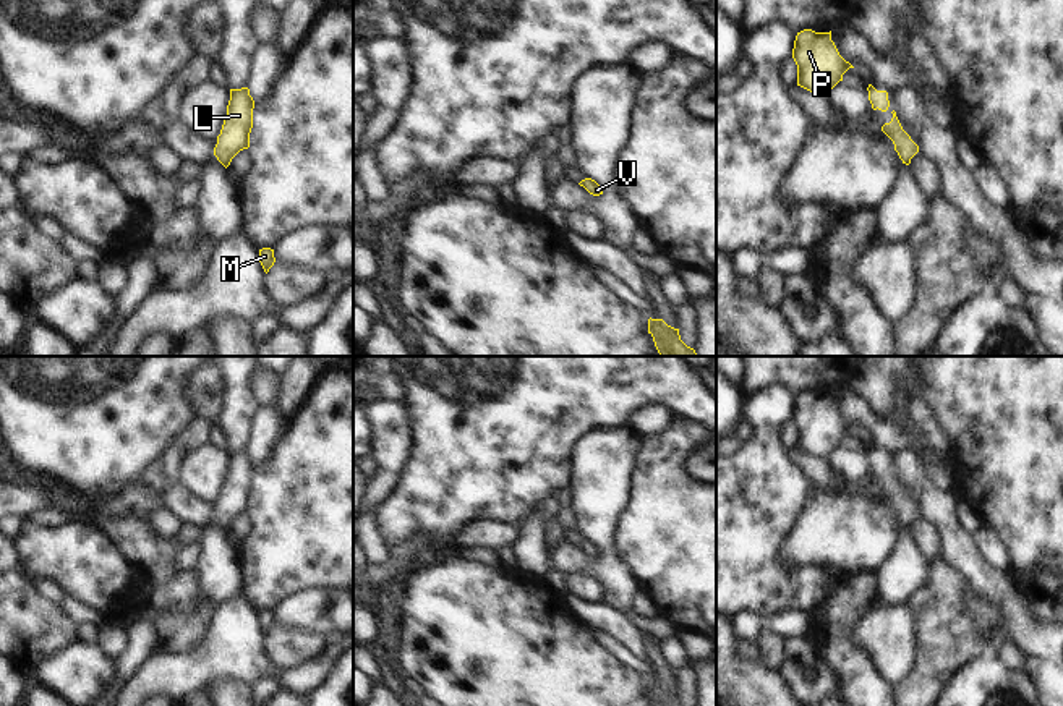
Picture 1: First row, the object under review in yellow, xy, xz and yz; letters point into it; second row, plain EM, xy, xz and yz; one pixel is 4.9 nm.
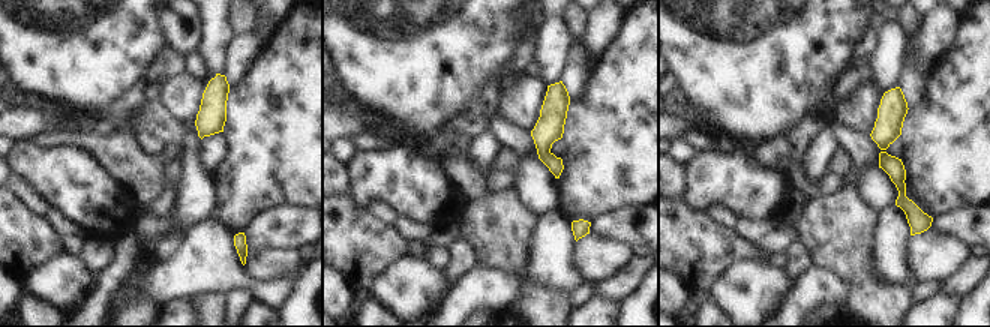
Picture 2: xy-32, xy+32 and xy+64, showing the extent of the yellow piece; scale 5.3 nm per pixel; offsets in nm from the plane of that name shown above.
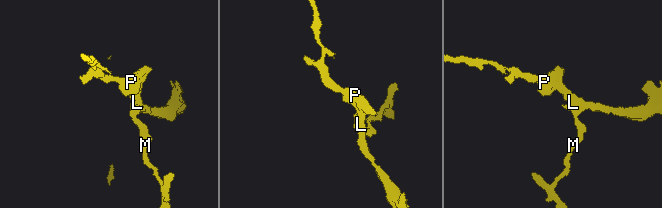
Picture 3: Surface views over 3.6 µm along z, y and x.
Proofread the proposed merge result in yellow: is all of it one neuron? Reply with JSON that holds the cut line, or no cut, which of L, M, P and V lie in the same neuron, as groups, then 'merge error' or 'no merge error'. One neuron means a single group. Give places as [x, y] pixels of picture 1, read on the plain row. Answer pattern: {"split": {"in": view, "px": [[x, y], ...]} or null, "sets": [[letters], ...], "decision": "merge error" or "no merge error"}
{"split": null, "sets": [["L", "M", "P", "V"]], "decision": "no merge error"}

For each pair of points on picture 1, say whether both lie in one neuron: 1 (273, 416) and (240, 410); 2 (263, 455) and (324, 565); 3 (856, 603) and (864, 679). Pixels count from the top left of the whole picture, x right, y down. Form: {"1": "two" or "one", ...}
{"1": "two", "2": "two", "3": "one"}

